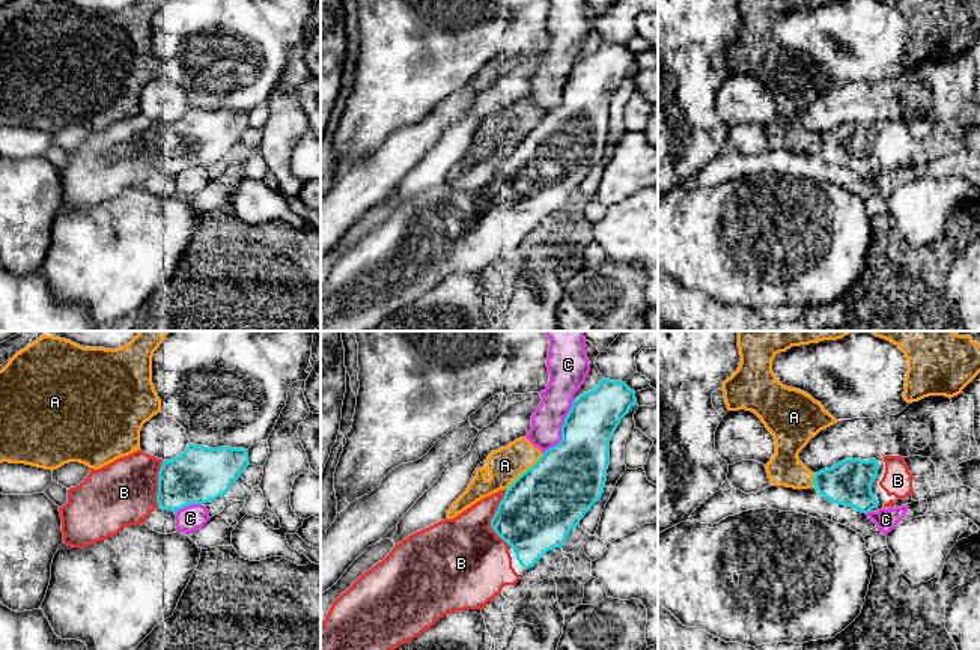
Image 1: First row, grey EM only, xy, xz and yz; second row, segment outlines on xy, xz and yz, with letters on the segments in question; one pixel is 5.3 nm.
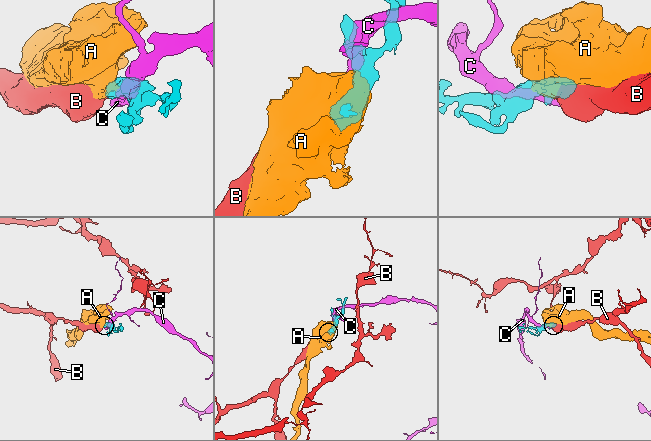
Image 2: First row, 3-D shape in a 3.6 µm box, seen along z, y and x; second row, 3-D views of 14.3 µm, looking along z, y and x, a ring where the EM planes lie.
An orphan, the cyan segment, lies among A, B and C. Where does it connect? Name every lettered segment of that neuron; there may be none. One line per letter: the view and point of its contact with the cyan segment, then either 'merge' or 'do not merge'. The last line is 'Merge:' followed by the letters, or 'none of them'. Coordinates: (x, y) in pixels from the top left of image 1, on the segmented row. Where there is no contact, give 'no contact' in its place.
A: contact xz (526, 471); do not merge
B: contact xz (493, 518); merge
C: contact xz (562, 429); do not merge
Merge: B

